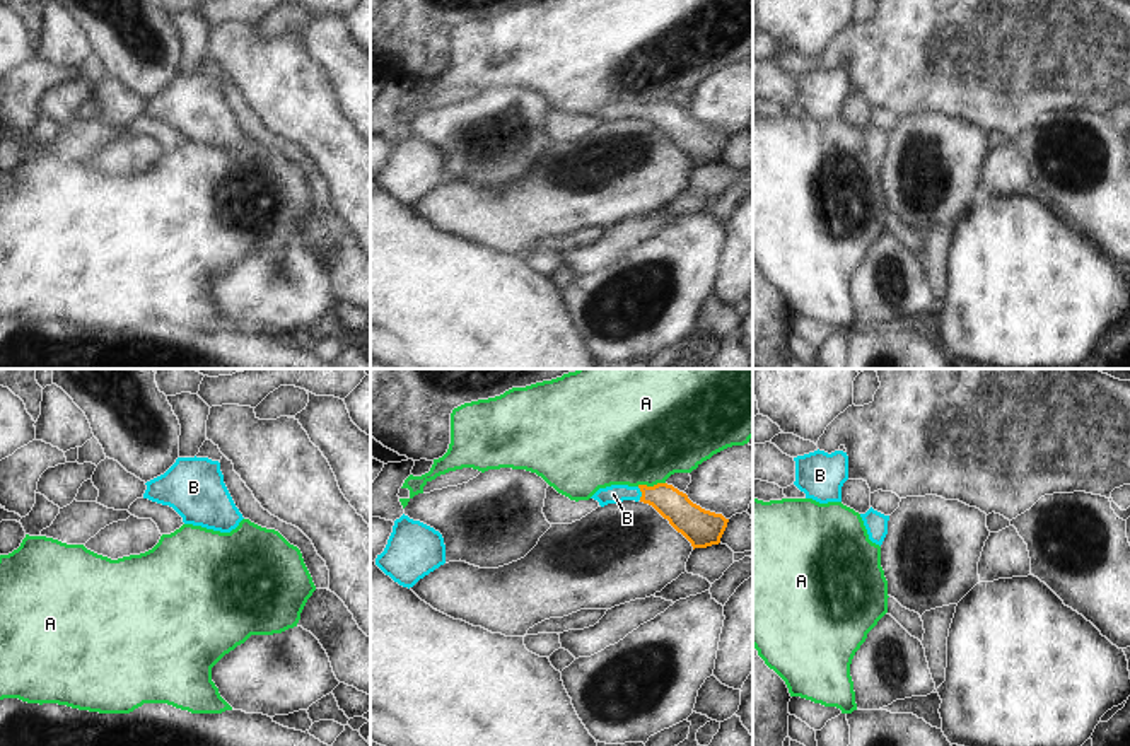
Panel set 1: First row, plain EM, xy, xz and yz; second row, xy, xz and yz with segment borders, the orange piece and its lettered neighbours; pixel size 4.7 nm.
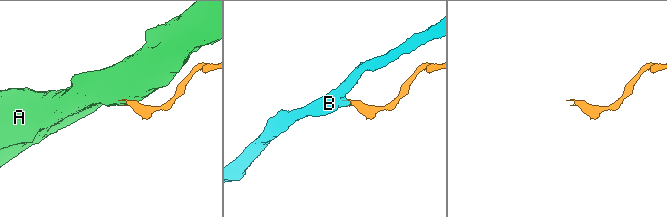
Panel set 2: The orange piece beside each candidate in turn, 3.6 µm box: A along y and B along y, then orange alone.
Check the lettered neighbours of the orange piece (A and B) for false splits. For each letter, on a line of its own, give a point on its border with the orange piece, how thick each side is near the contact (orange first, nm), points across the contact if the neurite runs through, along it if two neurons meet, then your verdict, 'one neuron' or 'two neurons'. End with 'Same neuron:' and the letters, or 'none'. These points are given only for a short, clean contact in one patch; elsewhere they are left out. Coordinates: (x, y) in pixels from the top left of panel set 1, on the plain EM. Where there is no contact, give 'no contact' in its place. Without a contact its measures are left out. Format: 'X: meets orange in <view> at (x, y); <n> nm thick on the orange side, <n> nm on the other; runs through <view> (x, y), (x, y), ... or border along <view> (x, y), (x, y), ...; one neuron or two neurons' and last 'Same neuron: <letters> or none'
A: meets orange in xz at (651, 104); 160 nm thick on the orange side, 460 nm on the other; border along xz (664, 99), (637, 103); two neurons
B: meets orange in xz at (642, 111); 160 nm thick on the orange side, 90 nm on the other; runs through xz (687, 135), (666, 116), (642, 111), (613, 111); one neuron
Same neuron: B

